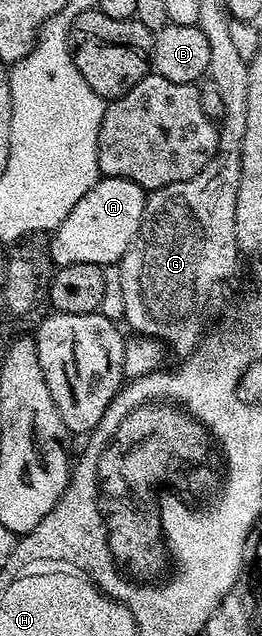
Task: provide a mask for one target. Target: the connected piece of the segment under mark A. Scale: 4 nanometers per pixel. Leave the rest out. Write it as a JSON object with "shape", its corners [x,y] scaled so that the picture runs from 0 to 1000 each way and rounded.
{"shape":[[[374,280],[363,292],[302,310],[286,329],[214,352],[218,365],[187,376],[187,401],[206,414],[221,421],[286,417],[290,412],[443,415],[477,403],[500,379],[515,379],[515,366],[531,366],[557,311],[553,296],[500,285]]]}

